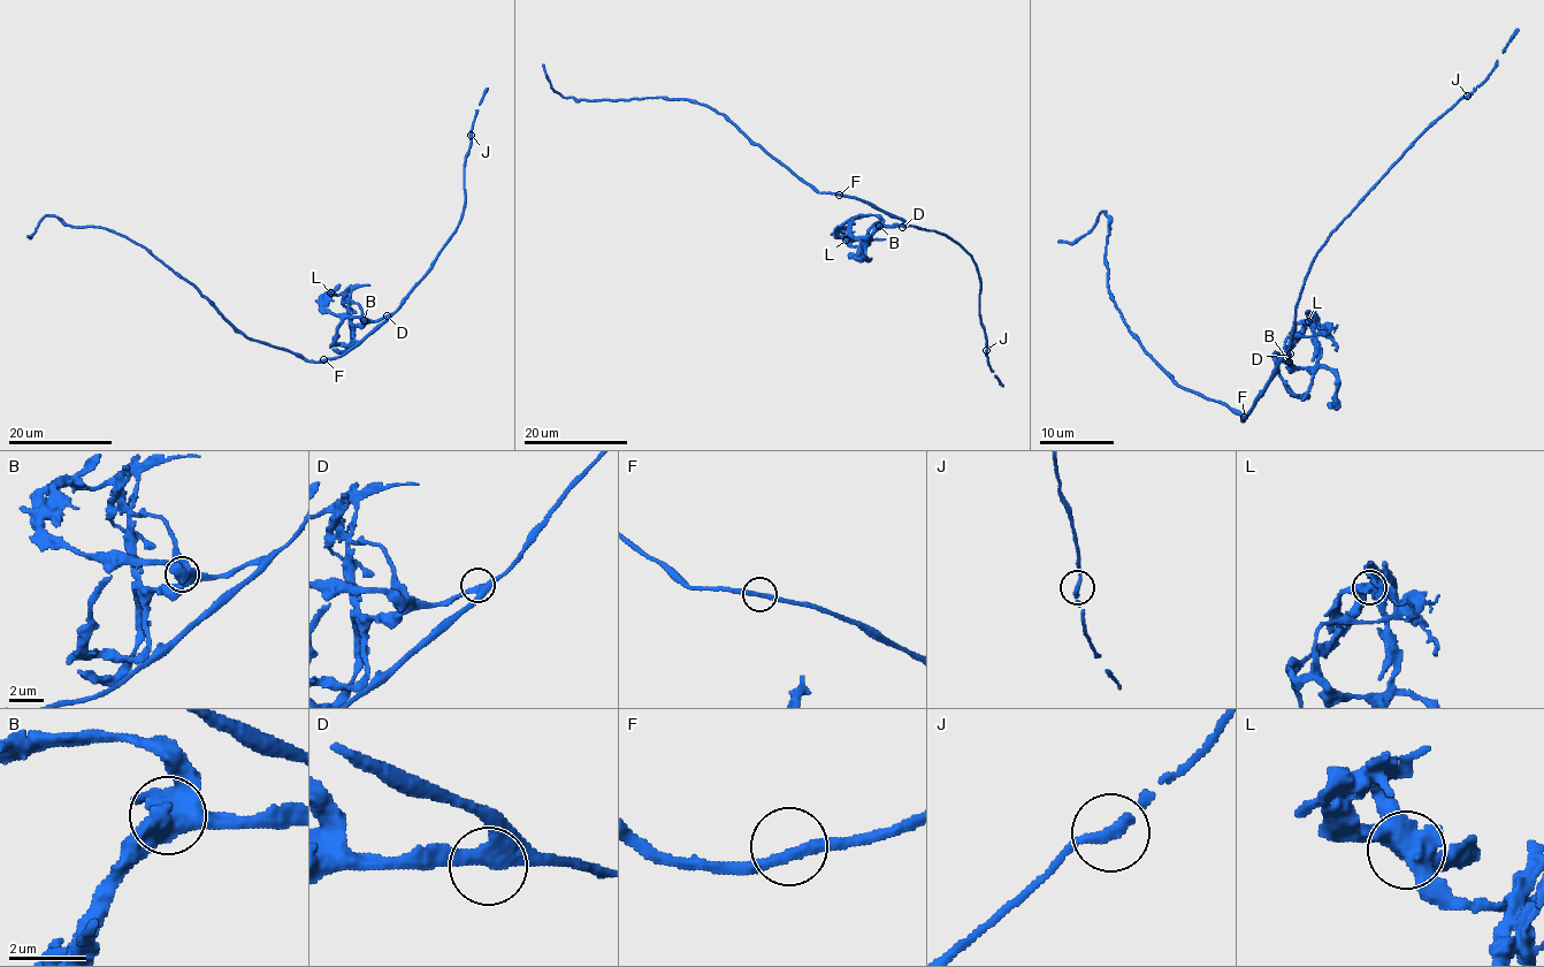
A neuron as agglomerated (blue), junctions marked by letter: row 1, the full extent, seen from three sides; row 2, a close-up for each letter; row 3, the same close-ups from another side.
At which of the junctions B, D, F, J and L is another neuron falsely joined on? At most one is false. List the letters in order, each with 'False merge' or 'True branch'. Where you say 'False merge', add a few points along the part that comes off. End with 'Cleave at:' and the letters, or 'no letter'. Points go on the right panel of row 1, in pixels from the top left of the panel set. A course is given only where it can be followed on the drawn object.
B: True branch
D: True branch
F: True branch
J: True branch
L: False merge. Course of the part to remove: (1308, 320), (1317, 325), (1314, 320), (1316, 372), (1308, 395), (1293, 395), (1275, 362)
Cleave at: L

